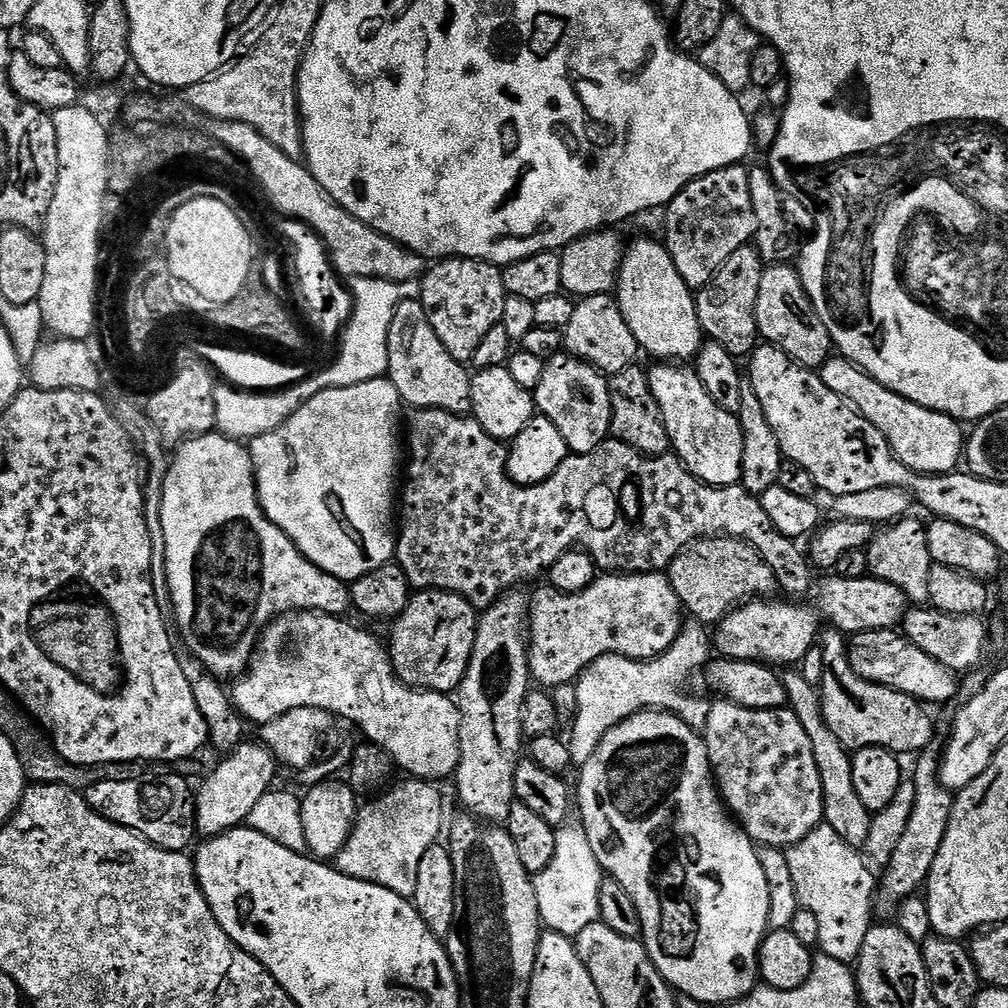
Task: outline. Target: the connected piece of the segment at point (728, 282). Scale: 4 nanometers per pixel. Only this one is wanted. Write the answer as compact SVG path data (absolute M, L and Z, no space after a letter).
M746 243L706 282L706 286L695 293L696 313L700 323L700 331L705 337L718 346L730 350L730 354L737 358L744 358L757 347L760 331L758 330L758 286L762 282L765 262L758 254L758 250L751 243Z

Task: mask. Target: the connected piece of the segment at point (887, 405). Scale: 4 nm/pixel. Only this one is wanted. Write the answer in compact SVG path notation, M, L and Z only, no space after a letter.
M833 355L818 370L822 382L838 394L838 398L848 401L861 416L866 417L886 438L890 450L912 472L921 474L939 474L941 472L957 471L959 462L966 452L966 432L961 421L941 412L918 406L896 392L882 386L869 372L844 359L843 356Z

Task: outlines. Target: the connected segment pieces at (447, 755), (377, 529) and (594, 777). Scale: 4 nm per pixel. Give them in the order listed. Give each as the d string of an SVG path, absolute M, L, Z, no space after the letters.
M287 612L285 616L277 616L267 628L264 629L257 645L256 655L252 658L252 663L247 672L235 681L236 685L231 685L230 695L232 703L245 721L256 723L256 726L268 724L274 718L286 714L295 708L321 708L332 713L333 716L341 721L349 720L352 724L357 724L364 731L363 739L370 744L376 744L386 752L392 759L393 765L400 768L409 777L417 780L427 780L429 782L441 782L455 773L458 762L460 761L460 705L451 695L442 692L425 691L419 688L413 688L406 685L395 674L395 668L392 665L389 656L389 649L379 644L368 632L363 632L360 628L355 628L352 624L347 624L344 618L336 614L325 614L323 612Z
M387 378L367 380L345 388L328 388L302 405L293 416L282 426L257 436L251 441L252 471L256 473L256 495L260 497L260 509L278 526L290 539L300 553L312 564L317 564L323 572L328 572L342 581L351 582L362 578L362 574L370 574L370 570L378 570L382 566L393 563L396 554L397 529L394 527L394 513L398 508L398 476L396 471L402 468L402 416L400 420L402 401L398 390Z
M649 710L639 712L626 718L614 730L602 738L602 742L594 750L590 762L580 769L580 798L578 794L579 823L584 829L586 838L590 838L590 850L594 850L594 858L598 858L601 869L611 879L617 880L634 900L640 919L640 936L652 965L659 970L660 977L665 980L681 997L689 996L700 1004L724 1004L731 1006L735 1000L749 996L758 987L760 972L760 949L766 935L766 889L762 862L756 860L757 845L752 843L743 828L730 815L725 803L720 798L714 783L712 767L708 761L708 751L704 745L704 737L694 731L686 722L673 716L667 710Z

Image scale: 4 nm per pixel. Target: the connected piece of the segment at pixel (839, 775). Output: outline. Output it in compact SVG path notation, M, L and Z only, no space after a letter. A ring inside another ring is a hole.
M788 666L780 672L780 681L786 686L788 695L787 707L802 722L802 730L806 730L810 738L810 746L814 750L814 762L818 762L818 774L822 778L822 798L824 799L823 823L834 826L838 830L838 838L850 846L863 849L866 838L870 838L870 826L873 813L862 806L862 798L854 791L854 774L852 773L852 756L849 749L834 738L830 726L826 726L826 718L820 709L820 693L817 685L806 682L803 671L796 666Z

